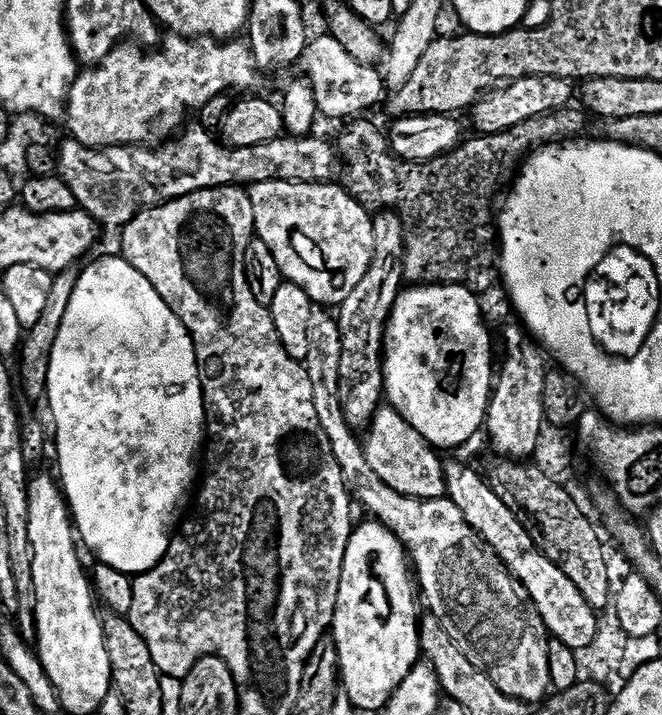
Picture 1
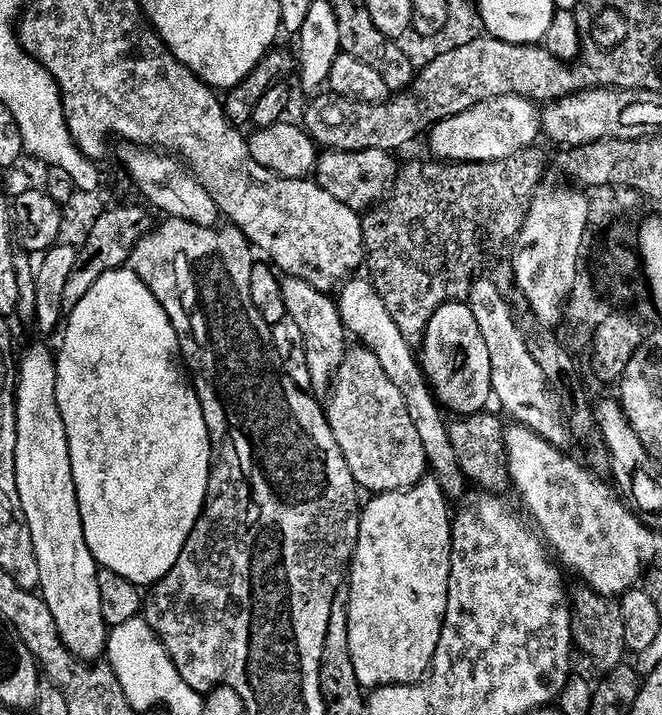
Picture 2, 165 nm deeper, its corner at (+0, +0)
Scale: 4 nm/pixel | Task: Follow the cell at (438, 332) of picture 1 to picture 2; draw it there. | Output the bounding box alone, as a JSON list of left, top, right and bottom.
[418,303,493,416]

